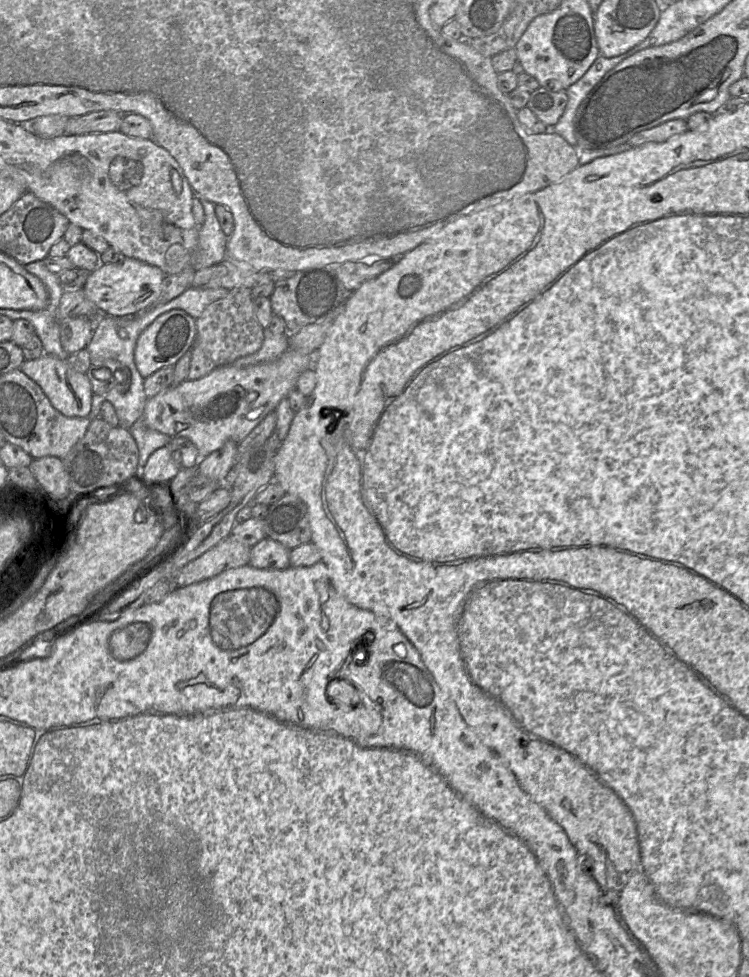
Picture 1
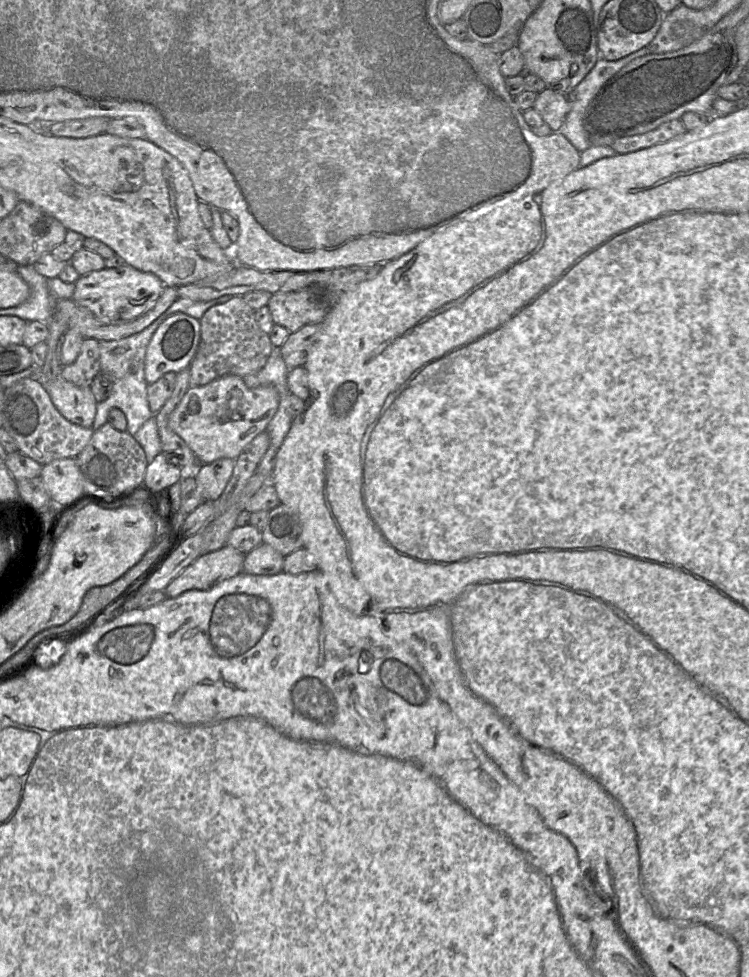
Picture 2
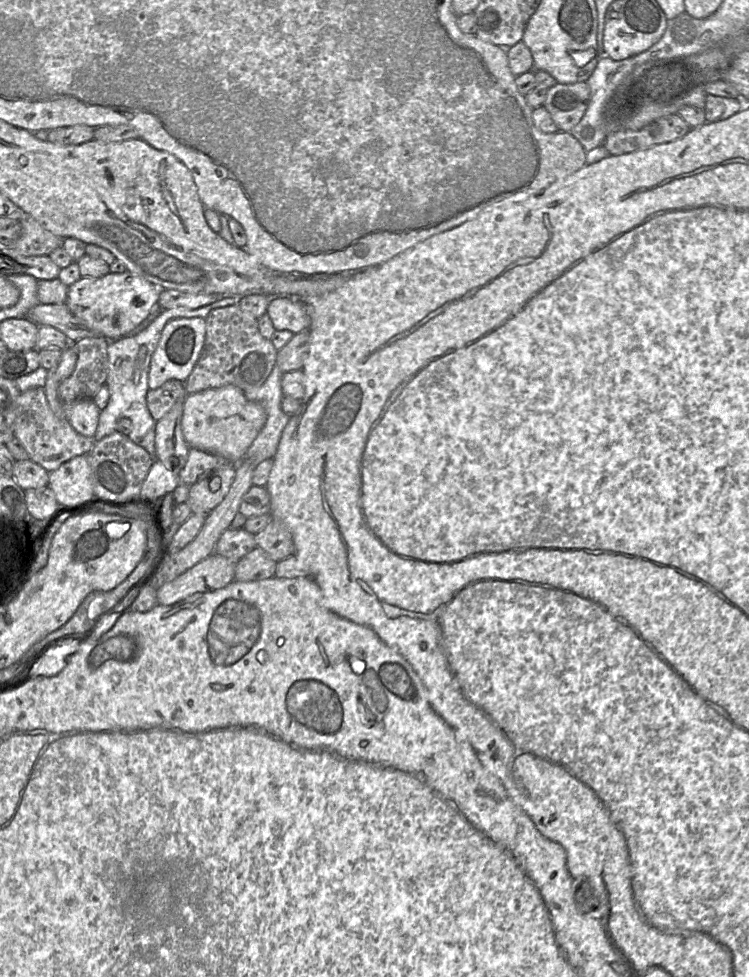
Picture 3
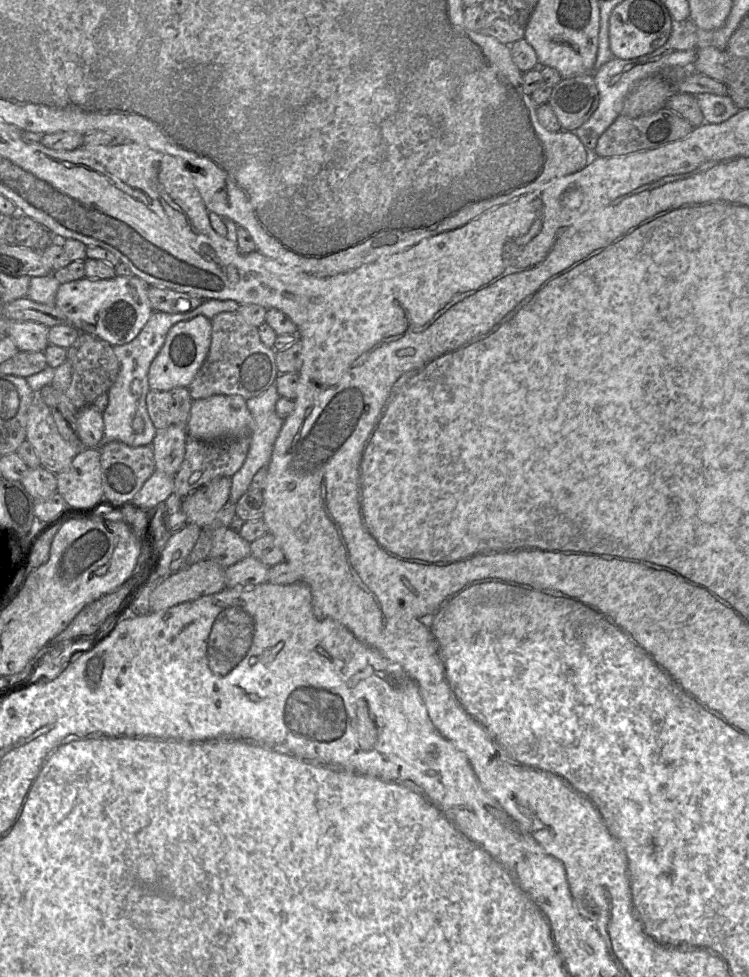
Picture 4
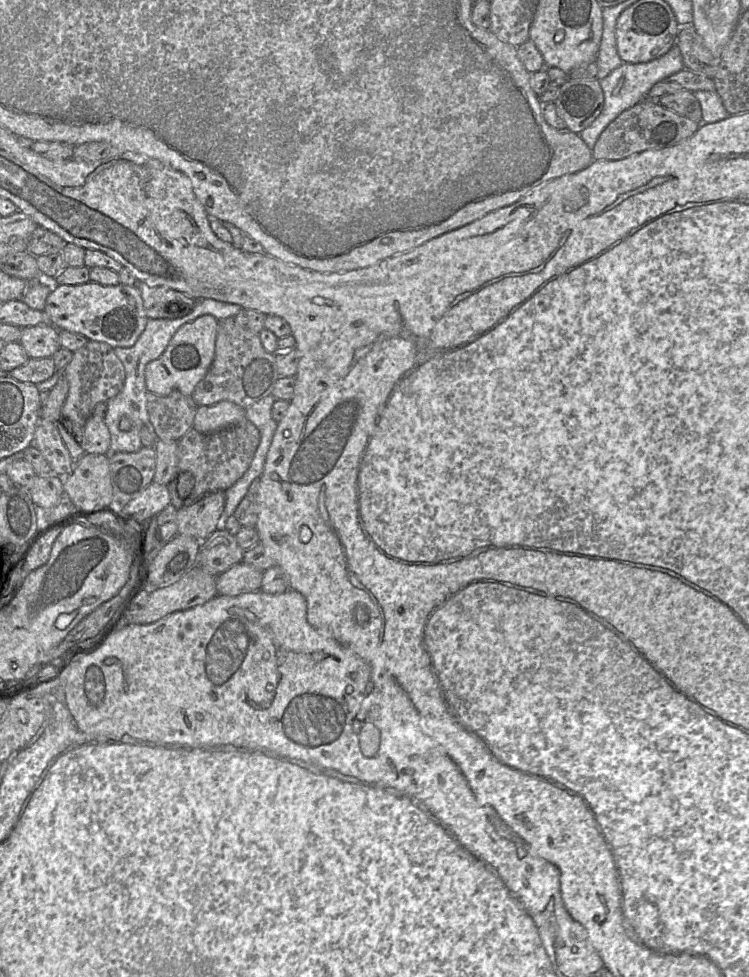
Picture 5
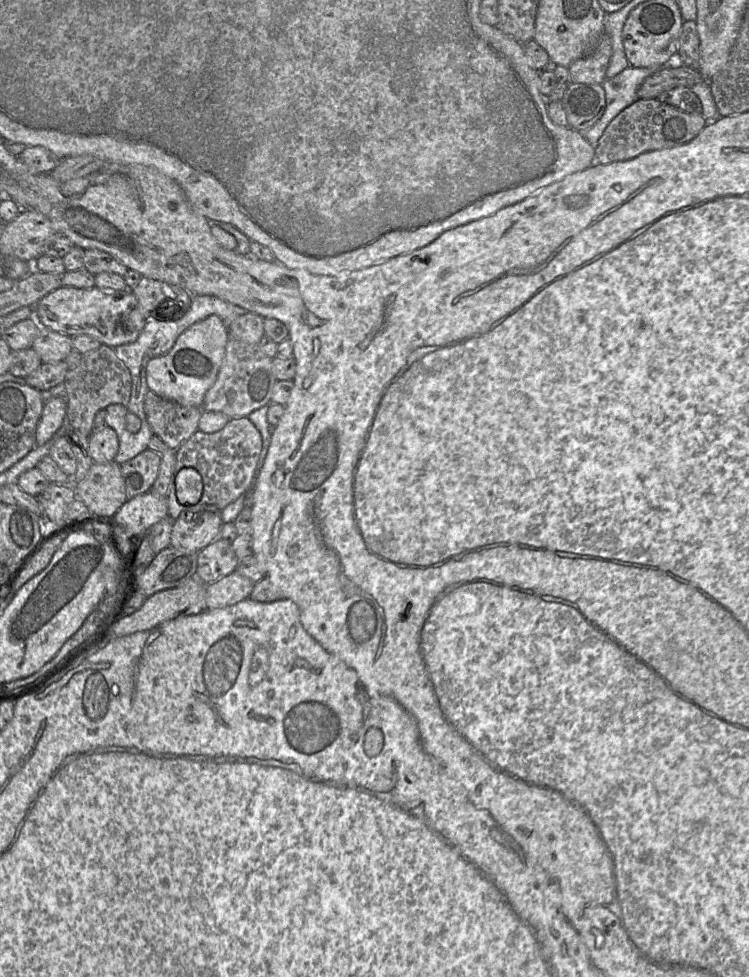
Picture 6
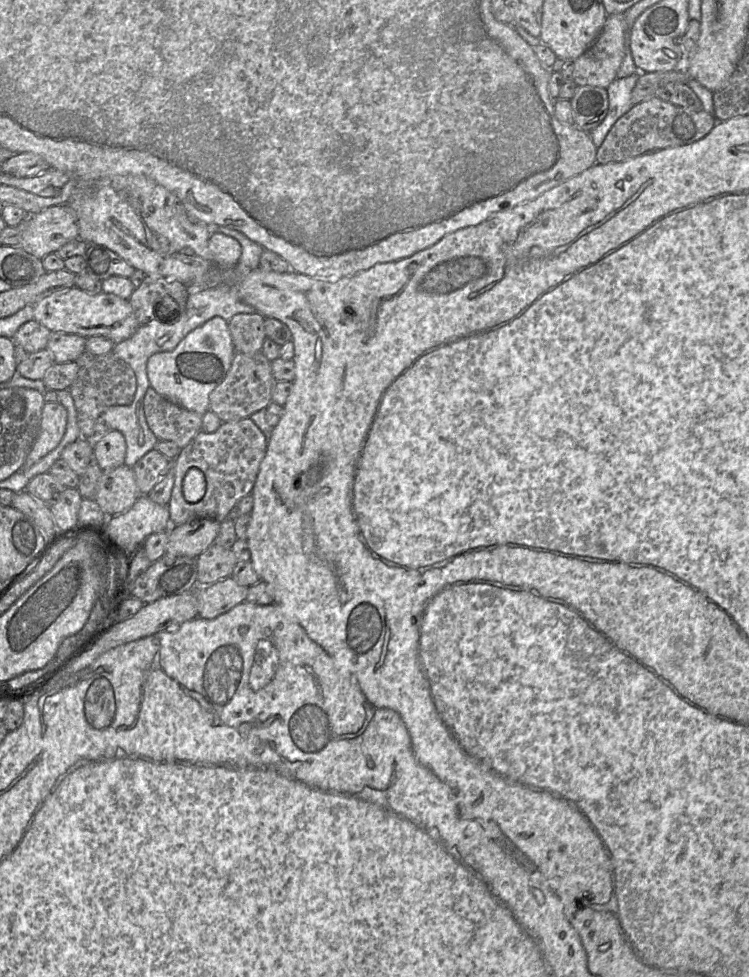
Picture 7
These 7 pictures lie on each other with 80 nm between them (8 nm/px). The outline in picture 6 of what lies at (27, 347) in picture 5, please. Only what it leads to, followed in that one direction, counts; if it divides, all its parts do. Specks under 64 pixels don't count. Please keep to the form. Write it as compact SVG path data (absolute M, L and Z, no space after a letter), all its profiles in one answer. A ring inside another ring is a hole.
M41 327L38 337L31 347L41 358L42 362L60 362L73 350L70 336Z

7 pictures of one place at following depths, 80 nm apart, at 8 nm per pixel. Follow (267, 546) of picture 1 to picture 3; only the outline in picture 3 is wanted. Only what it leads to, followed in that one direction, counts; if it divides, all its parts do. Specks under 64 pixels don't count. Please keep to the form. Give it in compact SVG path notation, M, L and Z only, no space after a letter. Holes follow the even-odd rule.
M256 547L235 564L234 580L249 582L272 578L275 576L276 567L277 562Z

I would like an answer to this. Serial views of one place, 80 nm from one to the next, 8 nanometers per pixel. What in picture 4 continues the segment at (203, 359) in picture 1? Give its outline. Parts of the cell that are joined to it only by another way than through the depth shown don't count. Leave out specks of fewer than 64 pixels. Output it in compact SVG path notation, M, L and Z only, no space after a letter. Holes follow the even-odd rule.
M225 311L211 318L211 343L208 354L187 387L193 400L216 394L240 395L245 400L257 397L275 383L279 375L276 351L260 340L258 327L248 324L237 311Z

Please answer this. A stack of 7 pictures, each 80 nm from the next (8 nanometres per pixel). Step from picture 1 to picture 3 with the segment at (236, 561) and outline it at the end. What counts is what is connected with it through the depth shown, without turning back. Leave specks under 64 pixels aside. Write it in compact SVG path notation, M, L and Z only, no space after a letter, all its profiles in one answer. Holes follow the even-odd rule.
M213 553L157 590L157 604L173 605L195 593L221 589L235 578L235 564Z

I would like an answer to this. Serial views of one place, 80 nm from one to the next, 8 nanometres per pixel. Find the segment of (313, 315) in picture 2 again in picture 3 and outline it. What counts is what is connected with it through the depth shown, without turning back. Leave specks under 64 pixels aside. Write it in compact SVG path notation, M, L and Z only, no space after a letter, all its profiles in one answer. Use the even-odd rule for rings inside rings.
M277 296L270 300L267 307L267 314L276 330L289 330L296 334L310 328L310 317L305 306L299 301L299 299Z

